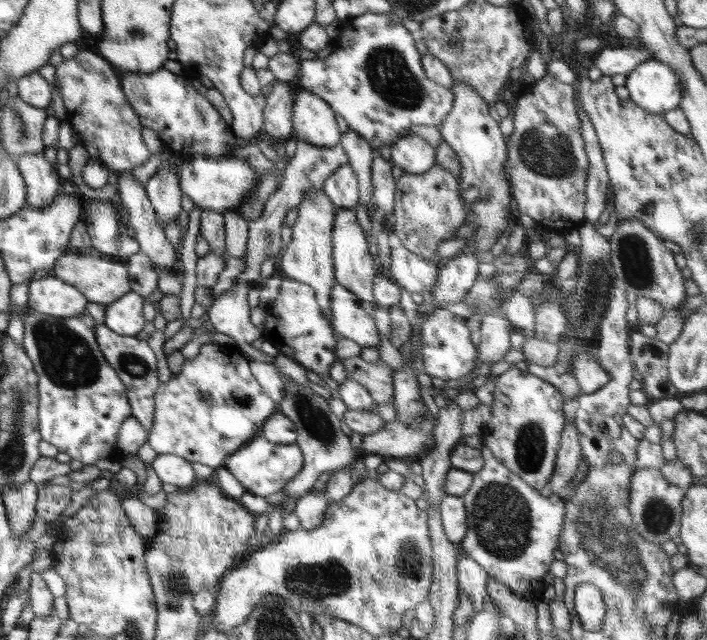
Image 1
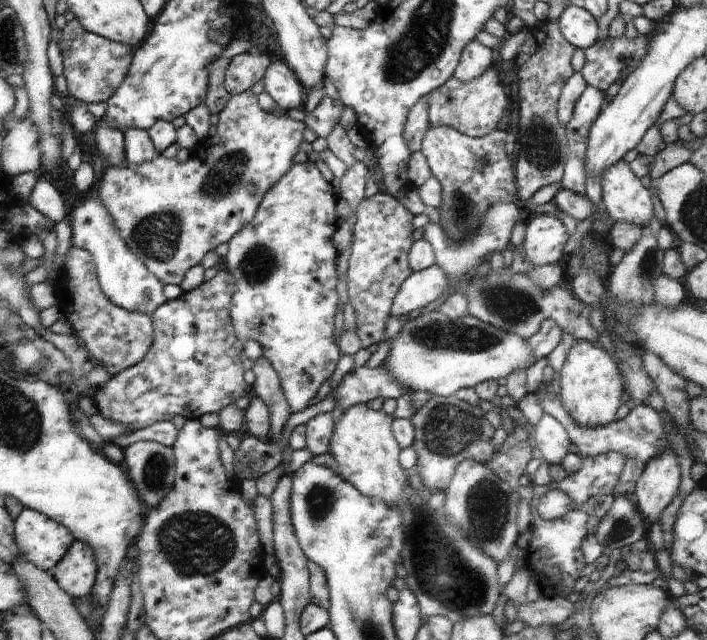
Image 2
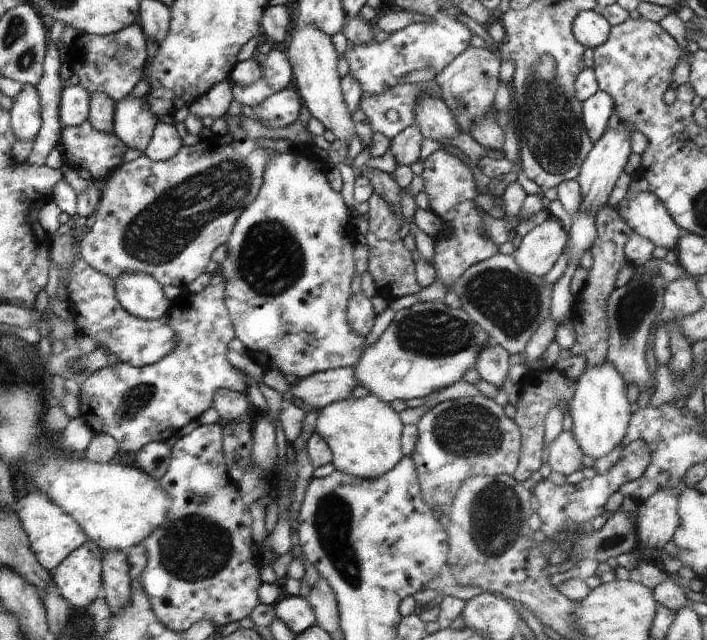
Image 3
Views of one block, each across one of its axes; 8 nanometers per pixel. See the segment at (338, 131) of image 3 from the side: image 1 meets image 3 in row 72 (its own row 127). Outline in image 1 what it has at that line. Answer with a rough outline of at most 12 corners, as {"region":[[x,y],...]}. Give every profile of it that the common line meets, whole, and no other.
{"region":[[300,89],[293,136],[318,147],[342,139],[332,108]]}

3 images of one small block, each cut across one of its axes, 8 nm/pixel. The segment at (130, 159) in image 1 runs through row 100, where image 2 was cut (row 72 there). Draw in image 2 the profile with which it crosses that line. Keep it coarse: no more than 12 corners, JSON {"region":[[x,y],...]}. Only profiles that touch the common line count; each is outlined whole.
{"region":[[76,18],[56,43],[69,96],[107,102],[135,48]]}

